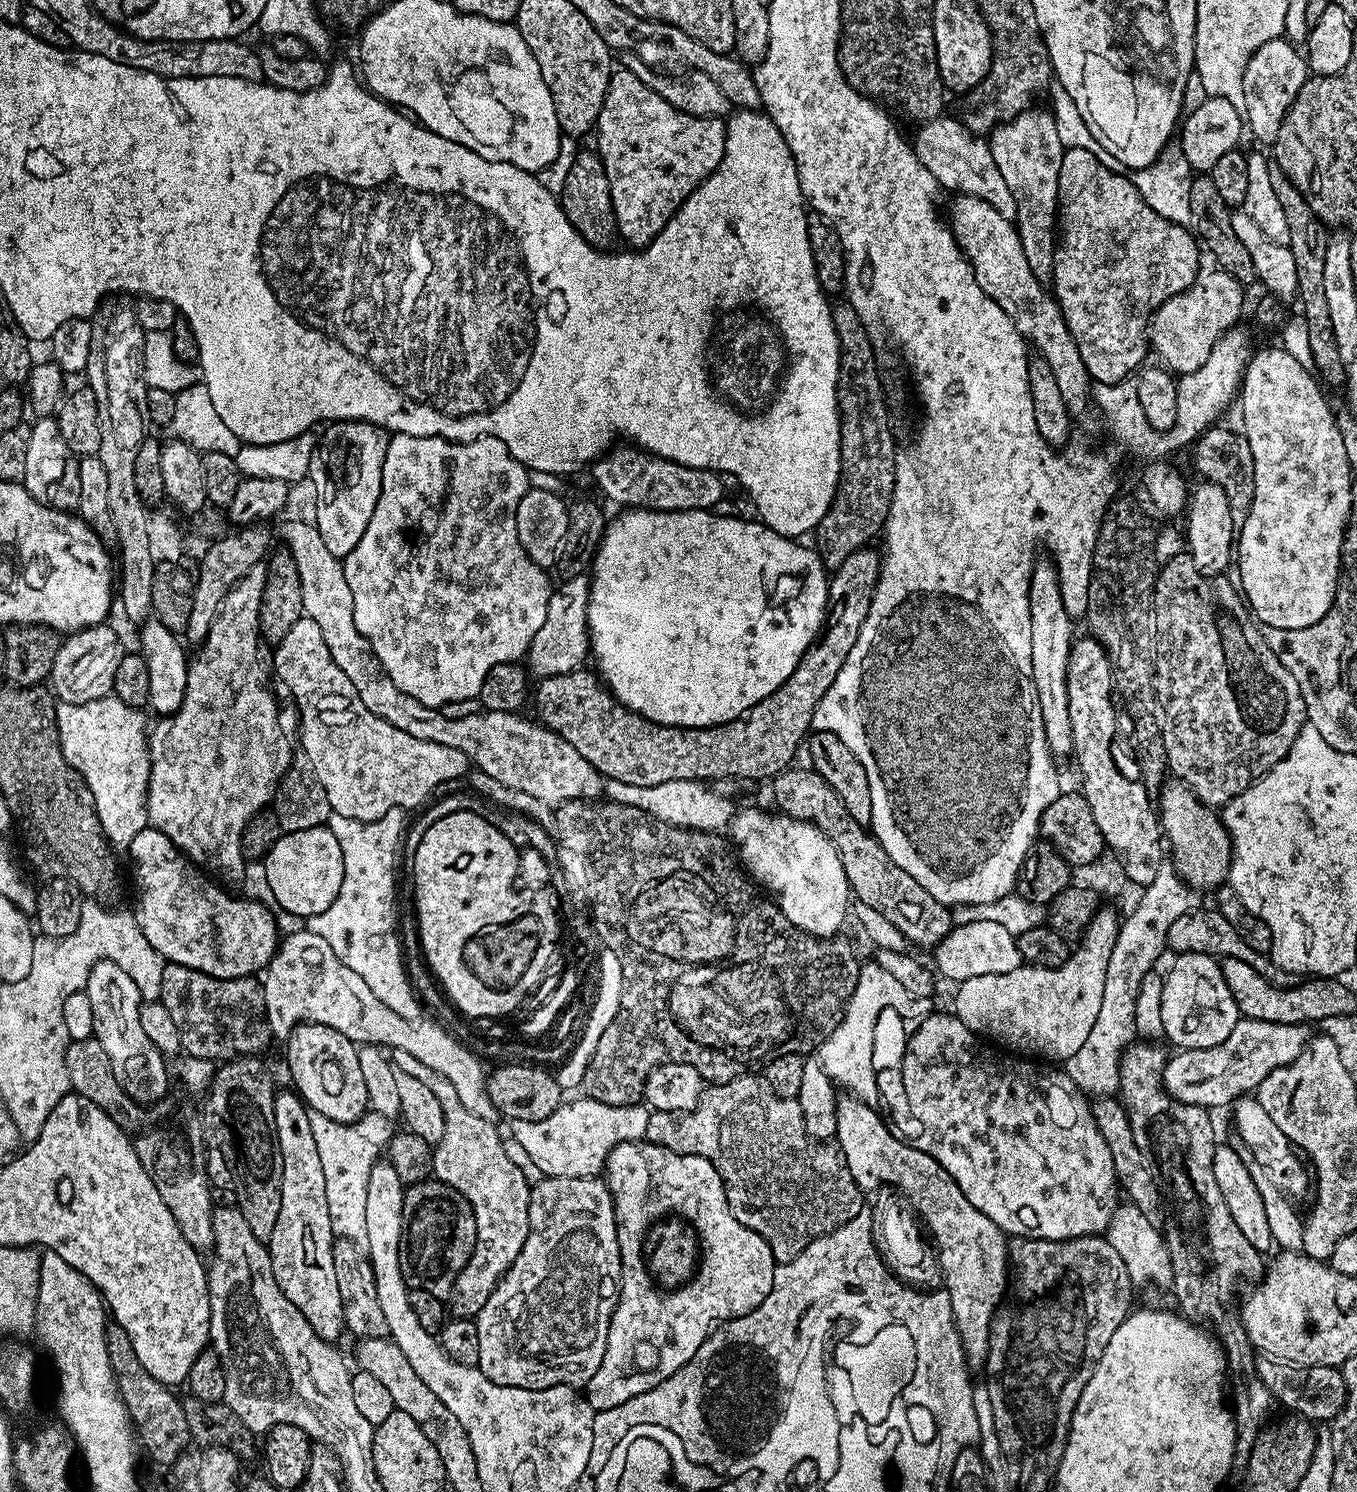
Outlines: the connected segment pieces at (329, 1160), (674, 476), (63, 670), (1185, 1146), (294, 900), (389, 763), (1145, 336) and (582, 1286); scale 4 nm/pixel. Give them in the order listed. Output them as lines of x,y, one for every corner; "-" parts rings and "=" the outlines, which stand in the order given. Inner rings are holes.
309,1111
310,1130
318,1146
322,1175
326,1178
326,1206
330,1206
330,1226
341,1240
366,1245
366,1182
370,1170
381,1157
385,1137
375,1136
364,1122
339,1124
322,1114
=
609,450
604,453
603,456
592,461
590,465
590,471
592,471
592,480
613,500
616,504
621,504
619,507
624,510
631,510
633,508
649,508
651,512
692,512
695,508
703,508
705,510
715,509
716,503
724,496
724,484
719,475
710,474
707,468
687,468
681,464
676,464
672,460
664,460
661,456
653,456
651,454
645,454
640,450
632,450
636,452
616,452
617,450
=
96,624
84,628
63,639
55,662
48,677
50,690
55,699
66,705
85,705
86,702
98,701
113,691
114,678
121,660
126,656
117,632
110,624
-
96,666
96,678
92,667
=
1133,1042
1124,1049
1123,1056
1120,1059
1120,1089
1119,1095
1122,1097
1122,1103
1125,1110
1128,1112
1130,1128
1133,1131
1135,1142
1142,1149
1142,1151
1150,1154
1154,1161
1154,1169
1156,1178
1159,1181
1159,1188
1163,1199
1166,1201
1166,1216
1162,1231
1164,1240
1168,1243
1168,1253
1170,1254
1170,1266
1172,1267
1172,1282
1170,1291
1176,1295
1176,1300
1180,1303
1179,1311
1188,1318
1200,1318
1196,1316
1204,1315
1203,1323
1214,1333
1215,1339
1218,1341
1221,1348
1224,1349
1224,1358
1226,1361
1226,1368
1229,1373
1232,1372
1236,1376
1240,1376
1236,1381
1231,1381
1230,1384
1230,1407
1234,1413
1236,1422
1236,1450
1240,1454
1248,1454
1253,1450
1253,1445
1259,1439
1261,1432
1264,1431
1266,1425
1269,1423
1270,1417
1268,1415
1272,1412
1274,1407
1274,1399
1271,1391
1266,1388
1260,1377
1256,1376
1256,1360
1257,1353
1254,1351
1252,1343
1248,1340
1246,1330
1240,1321
1240,1313
1232,1303
1236,1300
1236,1287
1239,1286
1240,1280
1252,1280
1251,1282
1259,1282
1264,1279
1266,1271
1266,1260
1261,1252
1254,1250
1254,1246
1250,1246
1250,1241
1242,1235
1242,1230
1238,1230
1238,1225
1234,1223
1234,1218
1230,1218
1230,1209
1226,1207
1226,1198
1222,1198
1222,1190
1218,1190
1218,1182
1214,1182
1214,1166
1212,1159
1214,1158
1214,1150
1218,1147
1218,1139
1216,1140
1216,1132
1212,1129
1212,1120
1209,1109
1199,1108
1193,1104
1184,1104
1181,1100
1176,1100
1169,1092
1164,1090
1164,1061
1166,1059
1166,1052
1160,1049
1161,1045
1156,1042
=
327,826
281,834
264,857
262,867
264,880
273,898
292,916
307,918
322,914
322,910
326,910
330,902
338,898
338,890
342,890
342,846
338,846
338,838
334,838
=
303,615
298,622
294,622
294,626
286,630
286,638
275,645
273,652
276,652
272,656
276,676
288,687
288,692
300,711
300,744
304,747
305,758
308,759
307,767
316,780
322,782
322,790
326,790
326,798
330,798
333,812
346,818
370,822
382,818
382,814
392,808
419,809
425,803
423,800
435,788
458,779
460,775
461,779
469,771
469,760
461,751
414,738
366,710
350,686
350,678
346,678
346,674
338,670
338,662
330,658
330,650
326,650
326,638
322,638
322,629
318,622
310,617
=
1067,148
1063,154
1058,174
1058,235
1052,256
1052,294
1078,346
1078,354
1082,354
1082,362
1086,362
1088,375
1096,384
1119,384
1145,363
1144,355
1149,355
1150,336
1146,329
1152,313
1171,296
1185,292
1200,275
1202,248
1185,225
1162,218
1145,197
1140,197
1123,171
1107,168
1094,153
1092,148
=
545,1176
530,1188
528,1193
528,1209
530,1210
530,1230
518,1258
506,1270
506,1274
498,1282
498,1286
490,1294
486,1306
474,1319
478,1326
478,1365
480,1372
486,1374
496,1384
510,1386
511,1388
549,1388
559,1384
573,1386
587,1385
590,1378
602,1366
602,1358
606,1354
606,1338
610,1330
610,1318
616,1308
618,1299
618,1277
620,1275
620,1247
616,1237
616,1206
612,1191
607,1183
596,1176
583,1176
582,1178
562,1178
561,1176

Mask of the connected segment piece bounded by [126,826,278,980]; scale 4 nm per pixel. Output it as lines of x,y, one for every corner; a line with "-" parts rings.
149,826
134,834
134,842
130,842
126,852
136,859
137,864
136,888
140,891
140,897
136,900
136,908
134,907
136,921
142,934
146,934
146,942
150,942
150,946
154,946
154,950
167,963
190,966
220,980
255,977
268,967
278,947
278,935
276,936
276,920
268,913
266,905
259,904
256,900
239,900
238,897
223,892
215,879
205,875
157,828

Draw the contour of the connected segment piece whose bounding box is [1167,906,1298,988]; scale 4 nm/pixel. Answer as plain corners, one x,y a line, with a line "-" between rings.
1201,906
1192,912
1179,915
1170,925
1167,947
1179,954
1206,954
1217,958
1238,958
1242,962
1247,962
1249,966
1254,966
1254,970
1258,970
1258,974
1262,974
1266,982
1279,988
1291,988
1298,980
1295,972
1287,972
1279,968
1271,955
1254,950
1254,946
1248,945
1246,938
1242,938
1242,934
1238,934
1238,930
1230,926
1230,922
1226,922
1226,918
1222,918
1222,914
1212,906
1209,908

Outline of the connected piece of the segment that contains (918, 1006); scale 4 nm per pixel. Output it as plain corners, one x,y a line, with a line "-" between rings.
875,960
863,961
860,965
858,982
854,993
844,1008
843,1018
833,1032
827,1033
818,1049
818,1059
832,1083
847,1090
851,1095
863,1100
865,1104
875,1105
880,1096
880,1088
876,1085
878,1073
872,1066
872,1049
874,1024
885,1008
893,1008
909,1021
917,1021
932,1011
932,998
914,997
900,985

